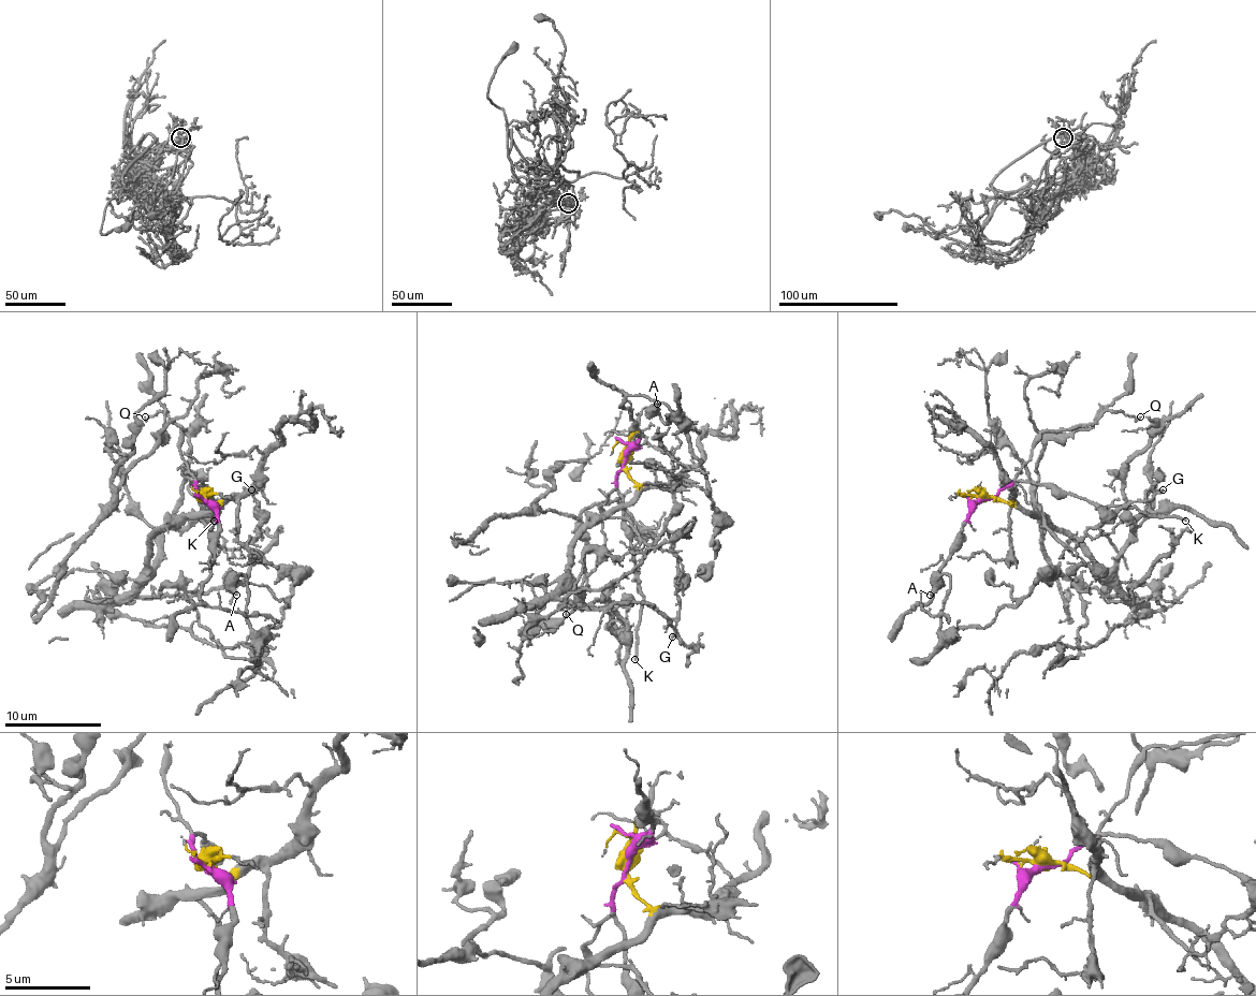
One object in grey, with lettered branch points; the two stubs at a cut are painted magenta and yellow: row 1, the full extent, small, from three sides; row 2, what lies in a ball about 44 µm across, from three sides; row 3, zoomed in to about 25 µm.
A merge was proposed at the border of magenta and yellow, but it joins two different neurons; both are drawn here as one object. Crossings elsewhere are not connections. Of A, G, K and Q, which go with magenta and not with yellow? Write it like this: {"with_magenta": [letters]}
{"with_magenta": ["A", "K", "Q"]}

